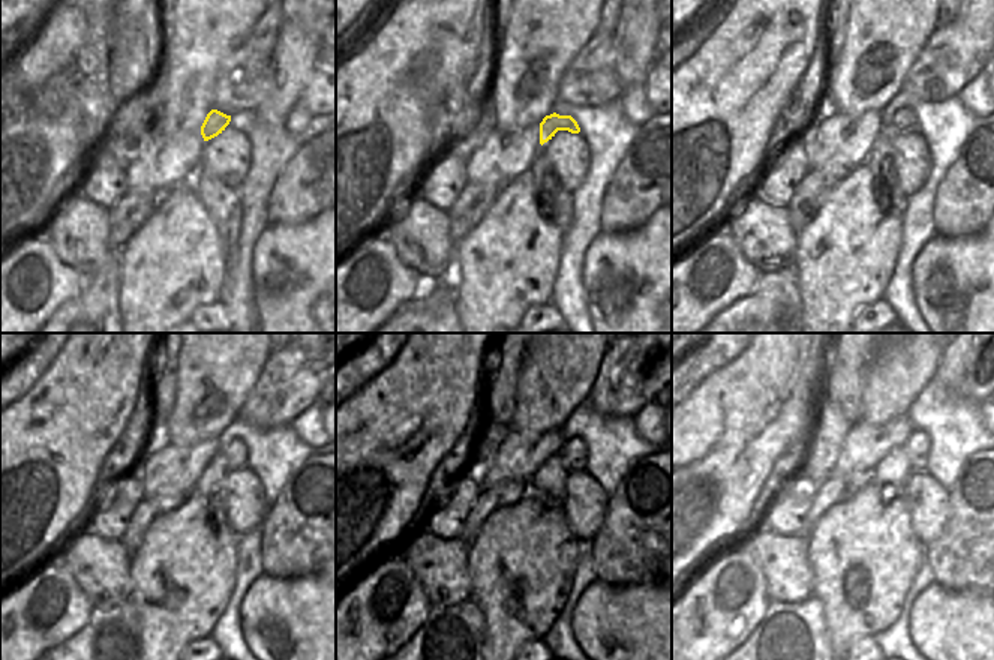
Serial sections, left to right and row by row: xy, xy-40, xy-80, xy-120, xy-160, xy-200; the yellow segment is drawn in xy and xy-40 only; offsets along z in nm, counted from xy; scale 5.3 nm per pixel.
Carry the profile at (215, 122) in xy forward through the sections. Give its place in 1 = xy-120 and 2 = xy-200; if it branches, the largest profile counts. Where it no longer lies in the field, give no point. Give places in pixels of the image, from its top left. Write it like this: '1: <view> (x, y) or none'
1: xy-120 (236, 455)
2: xy-200 (918, 446)

